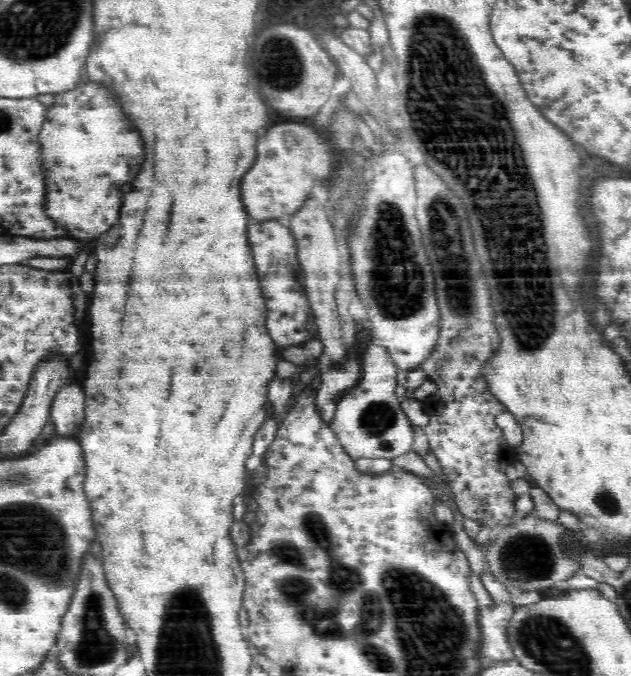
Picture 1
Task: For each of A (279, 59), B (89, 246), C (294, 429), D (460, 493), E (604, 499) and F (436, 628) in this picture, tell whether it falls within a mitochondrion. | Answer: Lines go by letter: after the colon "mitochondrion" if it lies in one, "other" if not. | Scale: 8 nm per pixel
A: mitochondrion
B: other
C: other
D: other
E: mitochondrion
F: mitochondrion

